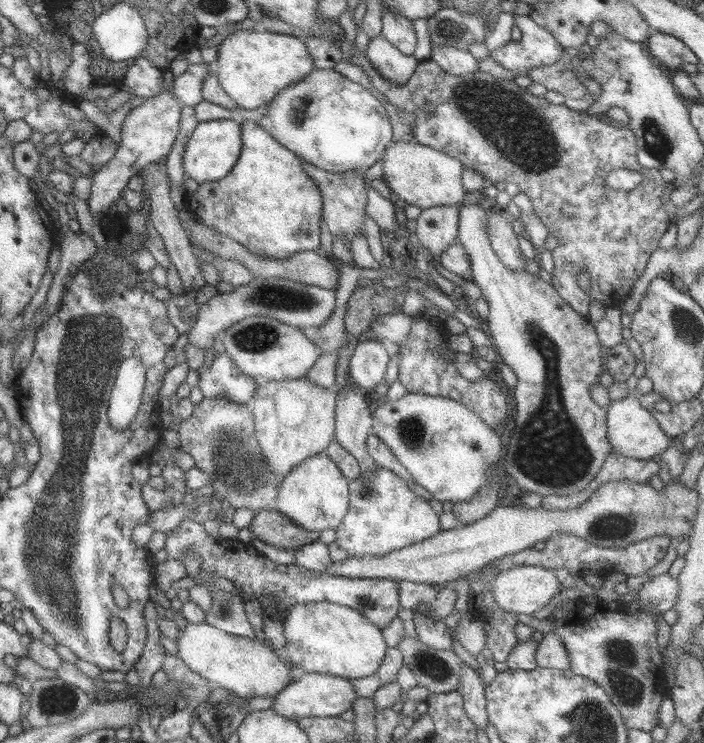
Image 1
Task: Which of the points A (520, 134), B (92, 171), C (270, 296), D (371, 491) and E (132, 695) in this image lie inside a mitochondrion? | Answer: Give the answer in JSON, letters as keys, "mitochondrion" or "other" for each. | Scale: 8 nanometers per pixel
{"A":"mitochondrion","B":"other","C":"mitochondrion","D":"mitochondrion","E":"other"}

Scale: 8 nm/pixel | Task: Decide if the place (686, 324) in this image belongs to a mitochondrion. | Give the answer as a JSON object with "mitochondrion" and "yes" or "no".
{"mitochondrion":"yes"}

